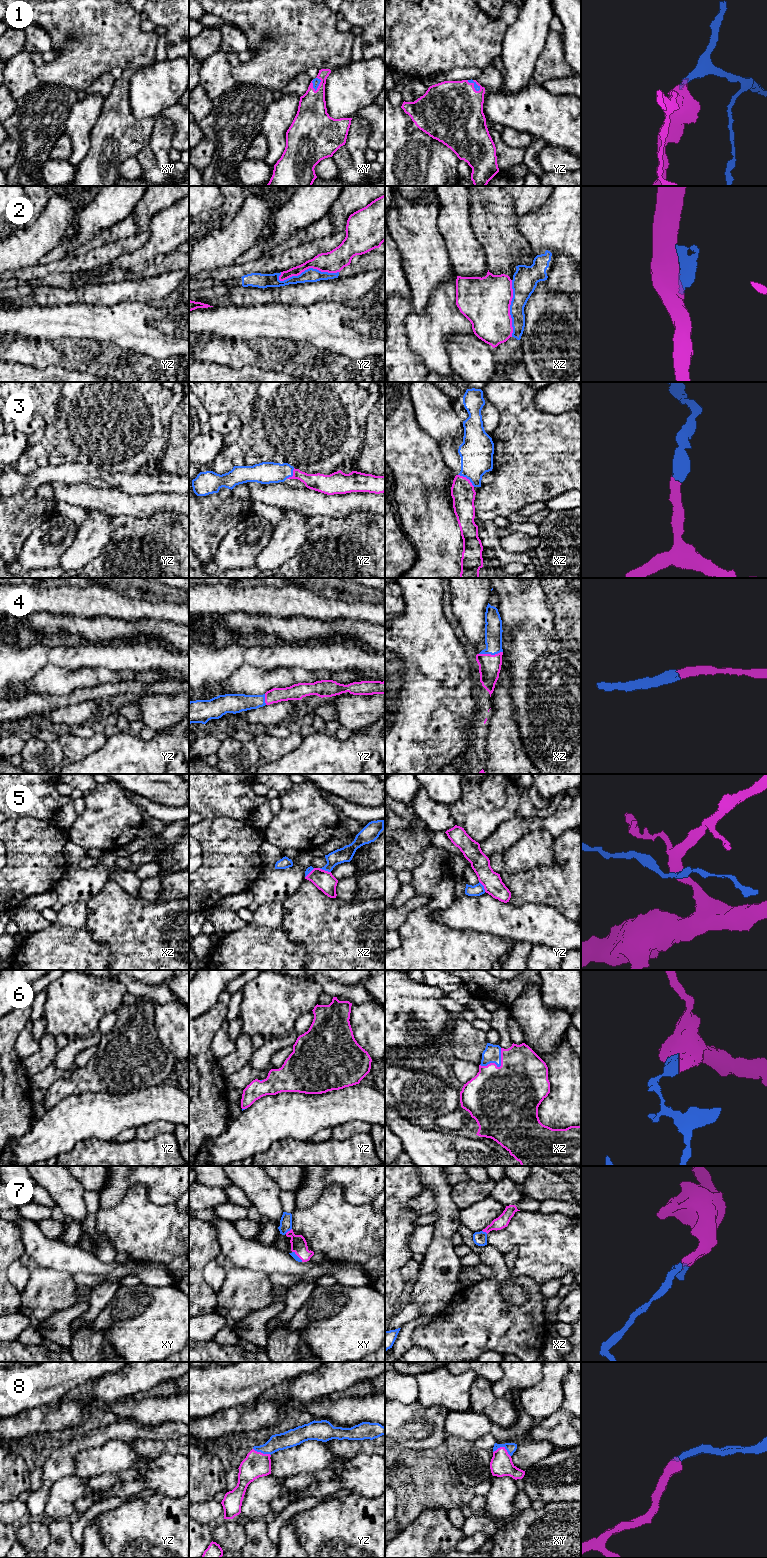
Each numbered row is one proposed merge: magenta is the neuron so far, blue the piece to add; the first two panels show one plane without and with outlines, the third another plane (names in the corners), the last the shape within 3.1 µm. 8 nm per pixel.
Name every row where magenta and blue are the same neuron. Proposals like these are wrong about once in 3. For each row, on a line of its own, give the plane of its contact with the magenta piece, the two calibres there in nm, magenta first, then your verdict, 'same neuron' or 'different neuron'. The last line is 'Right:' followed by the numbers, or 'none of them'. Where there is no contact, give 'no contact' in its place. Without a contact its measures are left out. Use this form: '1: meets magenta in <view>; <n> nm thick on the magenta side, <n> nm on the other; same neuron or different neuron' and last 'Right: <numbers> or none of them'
1: meets magenta in xy; 240 nm thick on the magenta side, 60 nm on the other; same neuron
2: meets magenta in yz; 180 nm thick on the magenta side, 110 nm on the other; different neuron
3: meets magenta in xz; 190 nm thick on the magenta side, 260 nm on the other; same neuron
4: meets magenta in xz; 180 nm thick on the magenta side, 140 nm on the other; same neuron
5: meets magenta in xz; 160 nm thick on the magenta side, 120 nm on the other; different neuron
6: meets magenta in xz; 500 nm thick on the magenta side, 140 nm on the other; same neuron
7: meets magenta in xy; 130 nm thick on the magenta side, 100 nm on the other; same neuron
8: meets magenta in xy; 180 nm thick on the magenta side, 80 nm on the other; same neuron
Right: 1, 3, 4, 6, 7, 8

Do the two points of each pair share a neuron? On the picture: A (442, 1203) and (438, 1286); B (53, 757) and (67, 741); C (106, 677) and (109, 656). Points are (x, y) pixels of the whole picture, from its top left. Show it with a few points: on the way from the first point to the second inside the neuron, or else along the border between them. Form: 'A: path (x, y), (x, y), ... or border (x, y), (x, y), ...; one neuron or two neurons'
A: path (443, 1224), (440, 1265); one neuron
B: border (58, 740), (64, 755); two neurons
C: border (84, 667), (130, 671); two neurons

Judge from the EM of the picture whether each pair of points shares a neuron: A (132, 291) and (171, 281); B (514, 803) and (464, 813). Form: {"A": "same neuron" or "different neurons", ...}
{"A": "same neuron", "B": "same neuron"}

